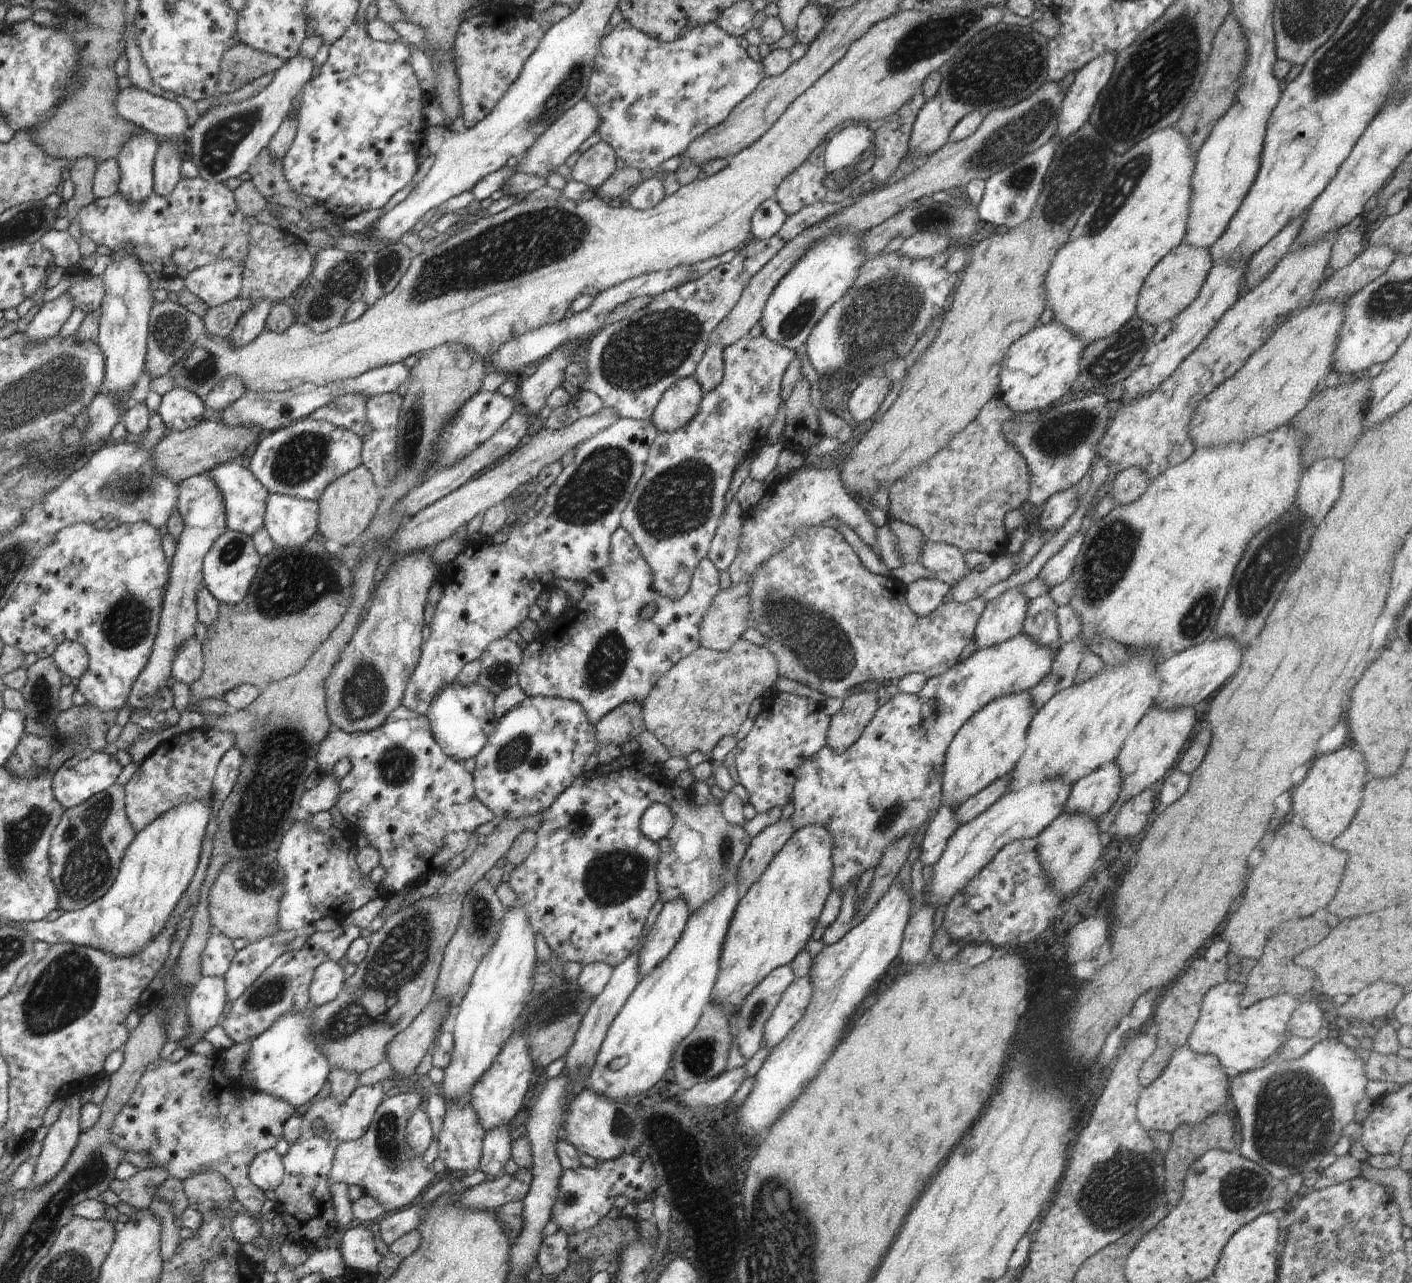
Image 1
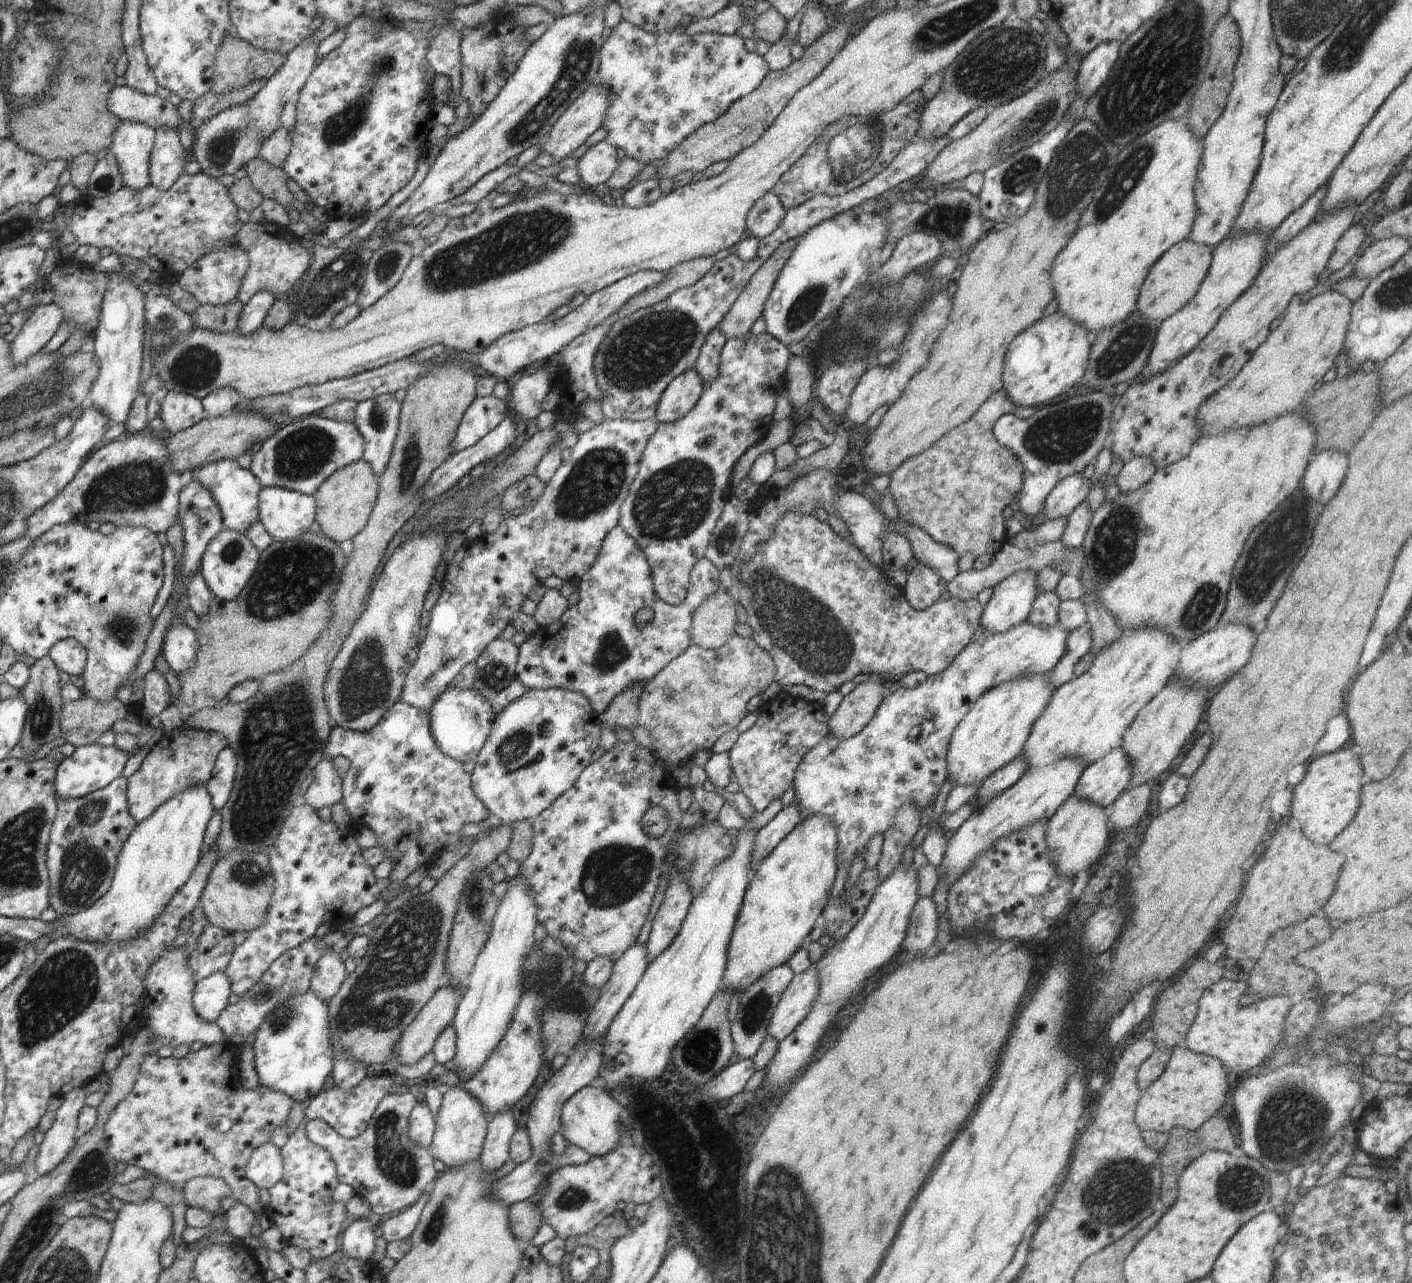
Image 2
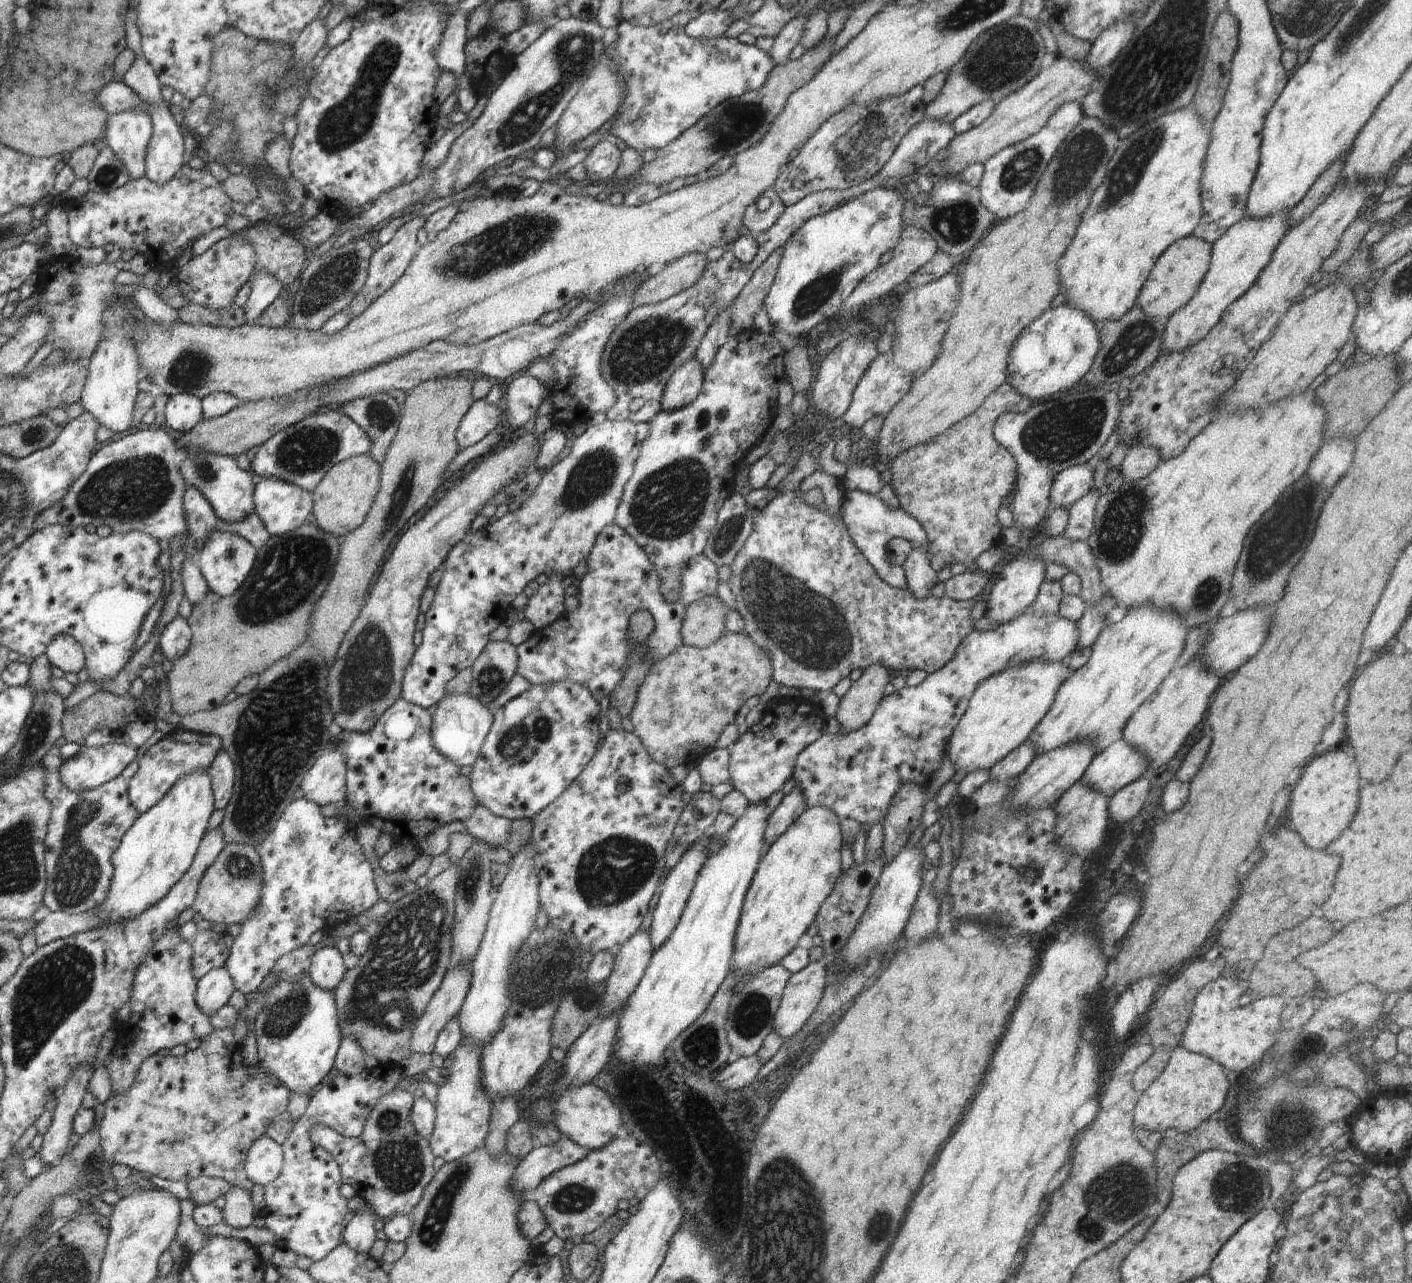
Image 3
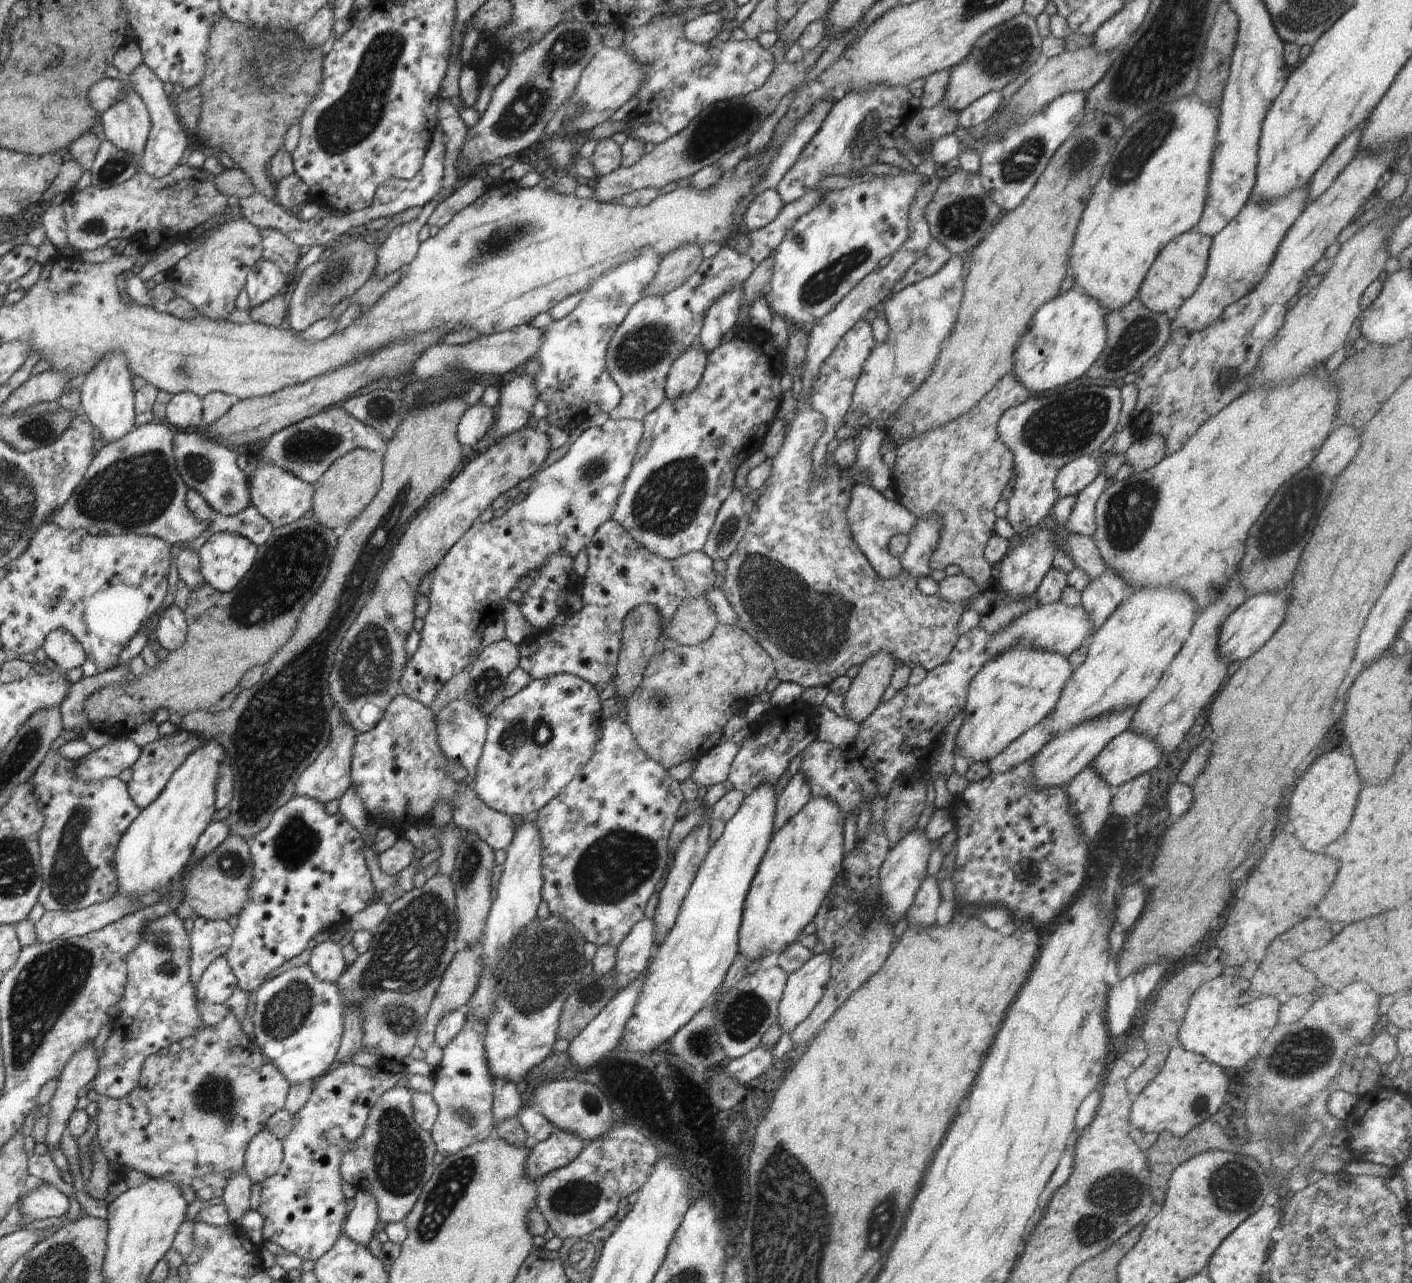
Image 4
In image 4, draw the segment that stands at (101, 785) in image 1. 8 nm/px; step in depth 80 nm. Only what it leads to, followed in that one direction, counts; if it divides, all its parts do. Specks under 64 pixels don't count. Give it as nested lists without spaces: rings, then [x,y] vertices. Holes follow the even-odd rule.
[[[118,739],[76,760],[78,766],[74,768],[74,776],[84,782],[119,777],[124,770],[134,766],[141,752],[142,748],[129,739]]]

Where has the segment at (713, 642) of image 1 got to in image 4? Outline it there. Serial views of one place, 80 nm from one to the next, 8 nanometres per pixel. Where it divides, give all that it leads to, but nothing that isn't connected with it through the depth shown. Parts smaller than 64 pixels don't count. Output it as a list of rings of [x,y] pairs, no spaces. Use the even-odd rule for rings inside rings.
[[[704,597],[686,598],[680,602],[664,634],[672,641],[672,645],[698,646],[710,638],[718,622],[712,606]]]

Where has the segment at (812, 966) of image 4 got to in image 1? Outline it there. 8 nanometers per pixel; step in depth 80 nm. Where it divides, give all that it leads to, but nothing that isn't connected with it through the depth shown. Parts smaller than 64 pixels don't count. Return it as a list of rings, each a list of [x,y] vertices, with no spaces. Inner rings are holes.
[[[795,977],[794,982],[791,982],[782,993],[780,1002],[765,1022],[763,1046],[770,1051],[786,1038],[805,1013],[811,996],[812,987],[809,977]]]

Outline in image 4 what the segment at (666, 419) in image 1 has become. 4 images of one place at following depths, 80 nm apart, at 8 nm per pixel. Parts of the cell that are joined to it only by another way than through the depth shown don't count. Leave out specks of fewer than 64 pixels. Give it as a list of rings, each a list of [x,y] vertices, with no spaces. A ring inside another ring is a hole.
[[[700,342],[690,344],[688,350],[684,350],[670,366],[666,378],[665,398],[678,398],[696,390],[702,379],[708,355]]]

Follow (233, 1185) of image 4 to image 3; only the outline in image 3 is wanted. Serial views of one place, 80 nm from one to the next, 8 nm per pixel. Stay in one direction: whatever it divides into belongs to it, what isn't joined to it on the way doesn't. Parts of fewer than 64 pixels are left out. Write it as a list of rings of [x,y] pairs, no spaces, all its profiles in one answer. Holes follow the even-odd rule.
[[[231,1186],[230,1192],[224,1194],[226,1206],[224,1206],[224,1225],[231,1226],[234,1230],[242,1230],[253,1224],[256,1210],[251,1200],[251,1193]]]

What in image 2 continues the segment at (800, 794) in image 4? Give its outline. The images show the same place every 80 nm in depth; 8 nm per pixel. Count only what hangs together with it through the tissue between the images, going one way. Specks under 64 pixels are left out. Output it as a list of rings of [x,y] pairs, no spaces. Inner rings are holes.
[[[798,798],[787,806],[784,806],[780,812],[764,828],[756,834],[756,844],[754,844],[754,854],[752,854],[752,871],[754,872],[758,862],[766,858],[776,846],[786,838],[794,826],[800,822],[800,810],[798,810]]]

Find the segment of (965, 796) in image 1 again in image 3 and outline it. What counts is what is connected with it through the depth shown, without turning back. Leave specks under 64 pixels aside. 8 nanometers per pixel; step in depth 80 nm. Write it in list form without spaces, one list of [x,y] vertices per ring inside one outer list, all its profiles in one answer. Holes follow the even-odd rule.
[[[1040,662],[1014,664],[1008,670],[992,674],[982,680],[970,698],[968,709],[949,739],[947,757],[954,769],[970,773],[974,770],[991,770],[1033,733],[1038,722],[1052,708],[1058,688],[1073,673],[1066,662]]]

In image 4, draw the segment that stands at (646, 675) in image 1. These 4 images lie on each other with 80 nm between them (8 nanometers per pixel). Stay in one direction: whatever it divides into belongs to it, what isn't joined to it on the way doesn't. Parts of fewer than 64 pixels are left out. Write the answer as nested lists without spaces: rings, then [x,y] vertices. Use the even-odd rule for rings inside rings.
[[[613,518],[606,520],[596,530],[586,552],[588,572],[580,596],[582,610],[576,614],[571,613],[560,627],[552,626],[546,631],[536,631],[529,639],[530,648],[529,640],[522,642],[518,646],[519,666],[531,680],[563,673],[574,674],[590,682],[594,690],[601,694],[616,679],[622,622],[626,614],[642,604],[654,606],[662,616],[660,642],[672,646],[664,630],[674,618],[680,602],[686,598],[704,597],[706,590],[714,586],[717,577],[713,561],[703,551],[690,552],[680,558],[660,558],[634,540]]]

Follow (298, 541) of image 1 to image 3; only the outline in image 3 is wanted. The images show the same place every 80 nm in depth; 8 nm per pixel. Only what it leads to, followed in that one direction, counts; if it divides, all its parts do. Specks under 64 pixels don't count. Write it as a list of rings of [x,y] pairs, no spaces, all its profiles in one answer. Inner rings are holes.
[[[272,476],[257,478],[253,500],[255,514],[262,520],[268,533],[273,536],[286,534],[312,519],[313,493],[280,478],[272,478]]]

